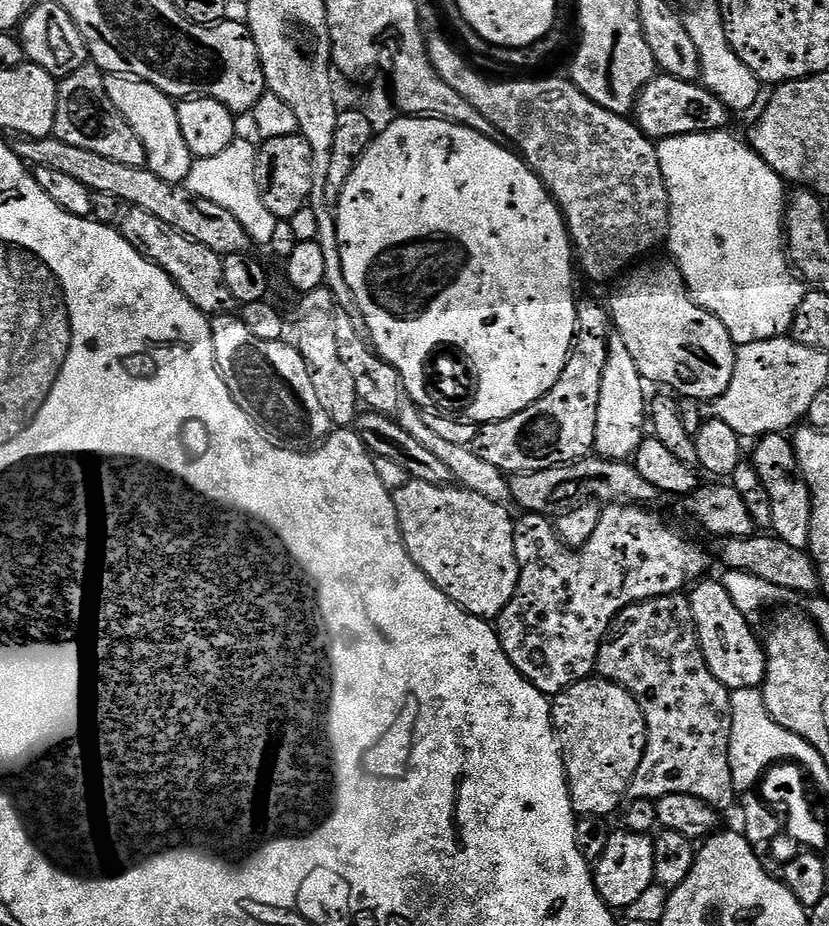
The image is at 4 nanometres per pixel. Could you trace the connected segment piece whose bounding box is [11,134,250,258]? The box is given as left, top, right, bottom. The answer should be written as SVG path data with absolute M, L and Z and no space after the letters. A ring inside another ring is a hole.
M55 134L46 138L16 138L11 141L11 145L14 155L33 169L50 166L50 170L59 170L69 178L82 182L82 186L89 188L93 194L110 194L125 205L147 210L149 214L154 214L154 218L162 218L166 226L178 229L194 242L202 242L202 246L210 246L210 250L214 250L221 258L249 251L250 241L246 230L242 222L230 214L230 210L218 206L218 202L195 196L186 186L158 178L158 174L154 174L147 166L122 166L122 162L102 158L102 154L70 146L70 142L62 142Z

